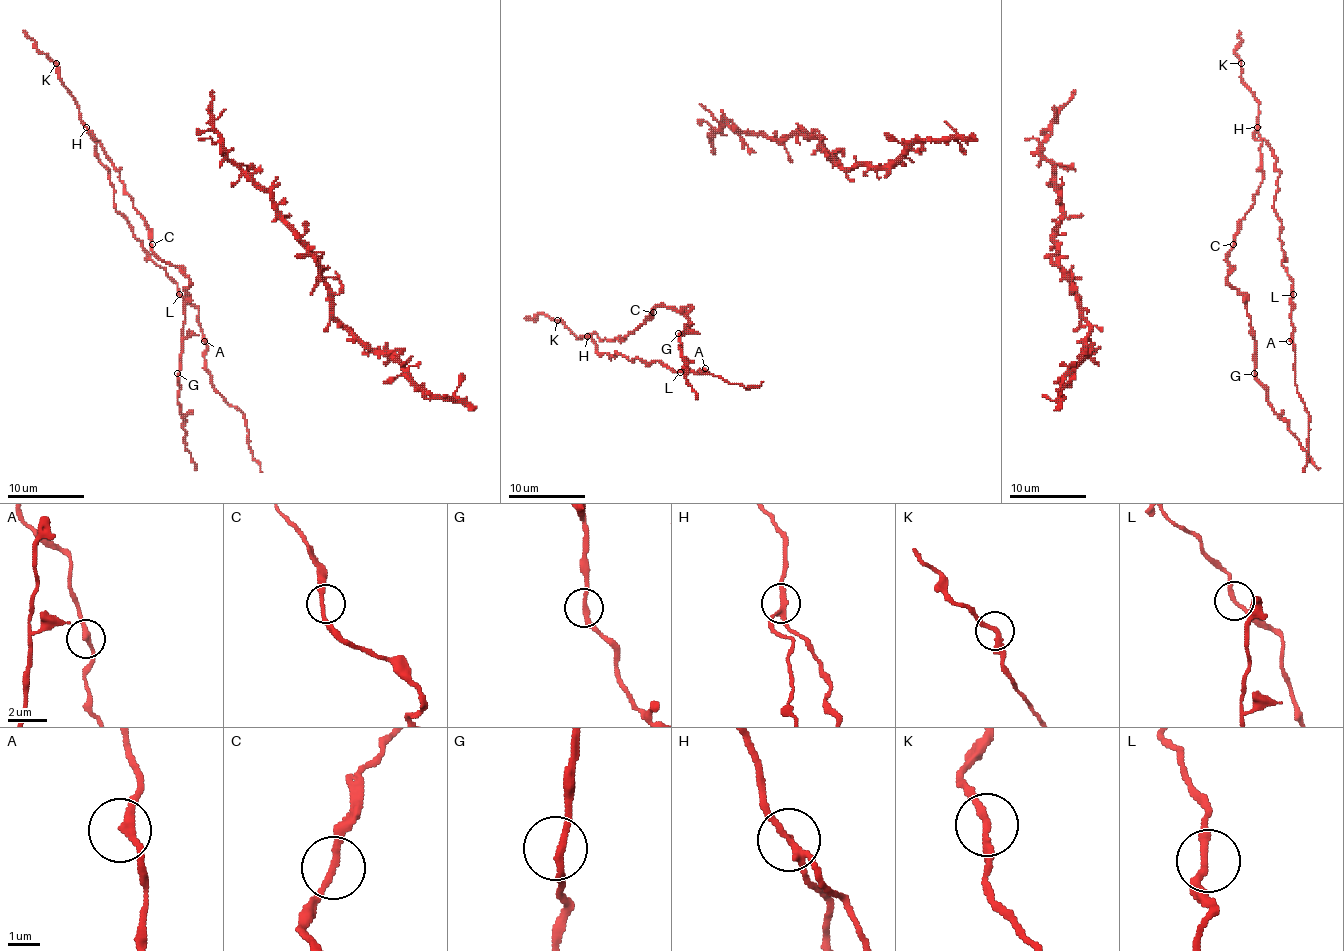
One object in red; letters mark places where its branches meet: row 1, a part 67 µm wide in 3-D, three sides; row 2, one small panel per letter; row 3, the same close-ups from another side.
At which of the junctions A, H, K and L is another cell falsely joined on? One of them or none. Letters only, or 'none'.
H

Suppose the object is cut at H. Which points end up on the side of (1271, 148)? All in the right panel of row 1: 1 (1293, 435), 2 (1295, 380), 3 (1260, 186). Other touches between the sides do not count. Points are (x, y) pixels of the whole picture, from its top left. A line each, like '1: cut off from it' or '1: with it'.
1: cut off from it
2: with it
3: cut off from it

